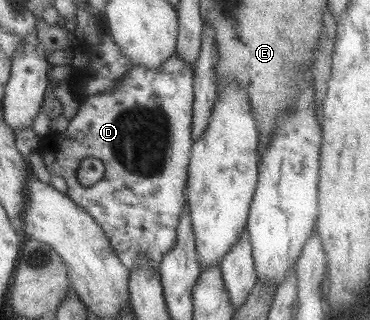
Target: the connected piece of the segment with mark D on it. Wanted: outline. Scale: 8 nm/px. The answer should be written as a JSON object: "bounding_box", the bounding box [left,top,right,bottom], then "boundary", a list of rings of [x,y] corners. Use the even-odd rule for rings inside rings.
{"bounding_box":[40,52,194,272],"boundary":[[[177,52],[157,70],[134,67],[122,75],[122,80],[112,92],[100,92],[80,100],[79,110],[65,131],[52,131],[40,138],[46,146],[42,159],[48,174],[64,178],[67,195],[96,220],[124,266],[130,270],[137,268],[139,254],[145,254],[147,263],[159,272],[163,256],[172,250],[177,239],[178,225],[187,202],[185,188],[194,145],[191,135],[193,70],[191,64],[184,62]],[[84,159],[100,159],[105,166],[104,176],[94,185],[86,186],[79,181],[78,170]]]}

